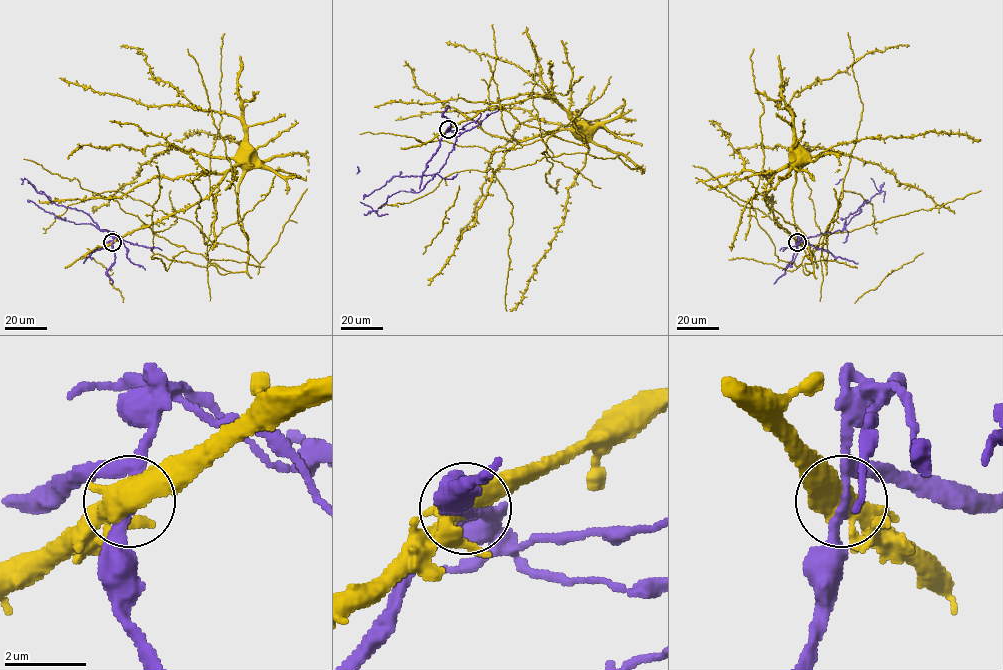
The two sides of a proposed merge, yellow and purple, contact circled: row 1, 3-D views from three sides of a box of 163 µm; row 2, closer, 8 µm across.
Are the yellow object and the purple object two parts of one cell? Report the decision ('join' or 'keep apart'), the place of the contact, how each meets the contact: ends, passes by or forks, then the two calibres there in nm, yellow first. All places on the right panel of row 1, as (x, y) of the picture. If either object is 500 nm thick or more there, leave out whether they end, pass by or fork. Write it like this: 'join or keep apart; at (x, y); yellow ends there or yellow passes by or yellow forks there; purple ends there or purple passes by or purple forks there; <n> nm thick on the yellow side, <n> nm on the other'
keep apart; at (797, 242); 550 nm thick on the yellow side, 220 nm on the other

